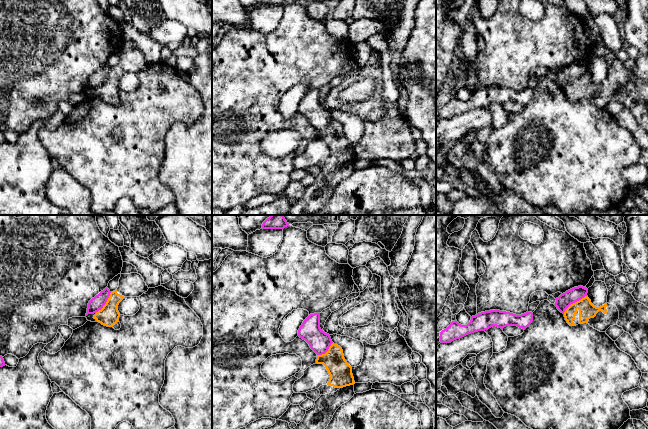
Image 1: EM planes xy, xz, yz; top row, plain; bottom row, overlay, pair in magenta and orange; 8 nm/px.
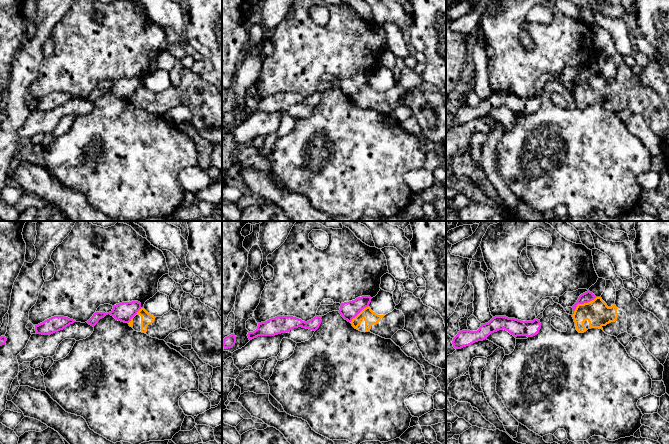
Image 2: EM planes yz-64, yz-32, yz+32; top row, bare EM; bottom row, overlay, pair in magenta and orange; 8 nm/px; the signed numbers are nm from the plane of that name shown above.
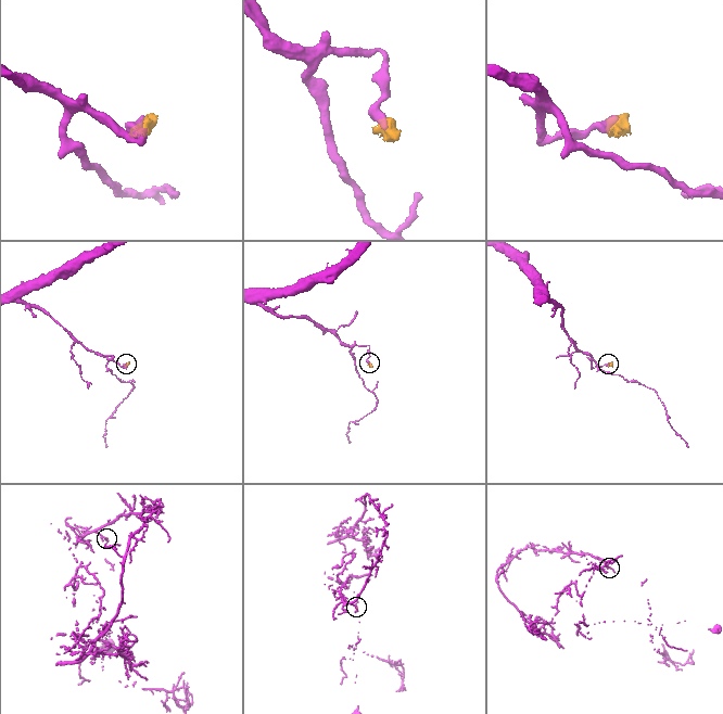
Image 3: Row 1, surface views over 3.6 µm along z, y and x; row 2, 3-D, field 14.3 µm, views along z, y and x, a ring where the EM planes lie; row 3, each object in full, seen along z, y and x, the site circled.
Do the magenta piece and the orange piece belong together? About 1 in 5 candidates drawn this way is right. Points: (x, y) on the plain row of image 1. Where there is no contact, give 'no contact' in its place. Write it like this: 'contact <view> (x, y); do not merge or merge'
contact yz (574, 78); do not merge

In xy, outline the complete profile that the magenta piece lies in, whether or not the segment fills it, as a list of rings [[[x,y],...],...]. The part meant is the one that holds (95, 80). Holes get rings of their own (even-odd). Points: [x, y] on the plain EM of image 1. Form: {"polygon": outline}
{"polygon": [[[105,64],[98,71],[92,74],[88,79],[86,92],[88,90],[94,90],[98,88],[99,86],[101,86],[103,82],[106,80],[110,72],[110,69],[111,69],[110,66],[108,64]]]}

